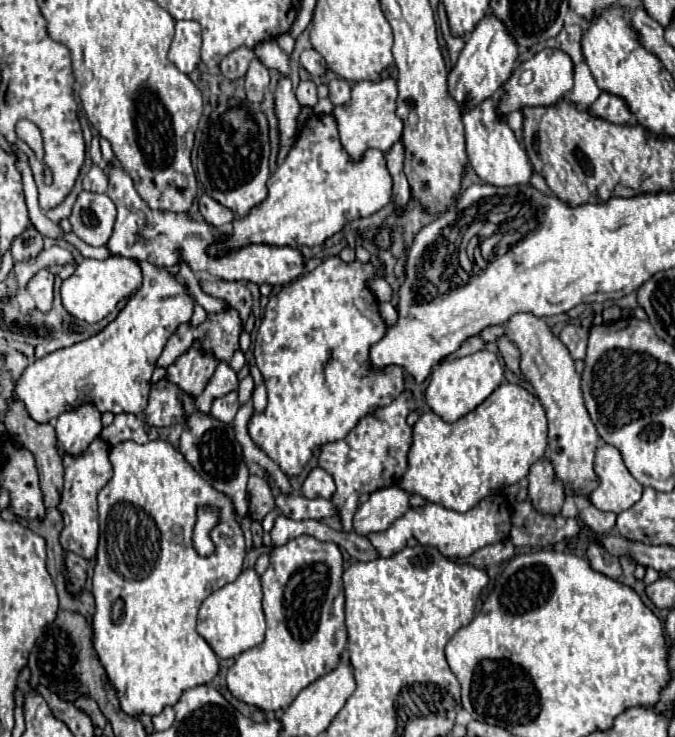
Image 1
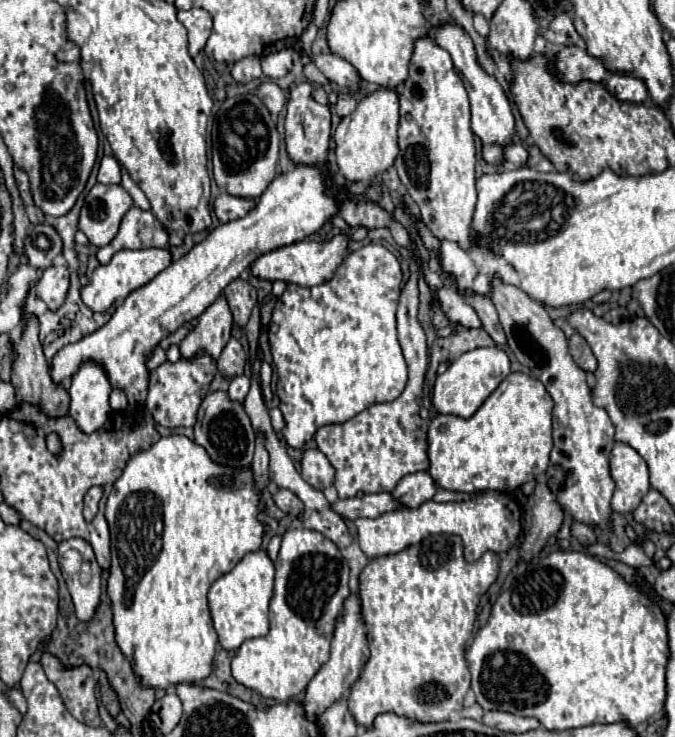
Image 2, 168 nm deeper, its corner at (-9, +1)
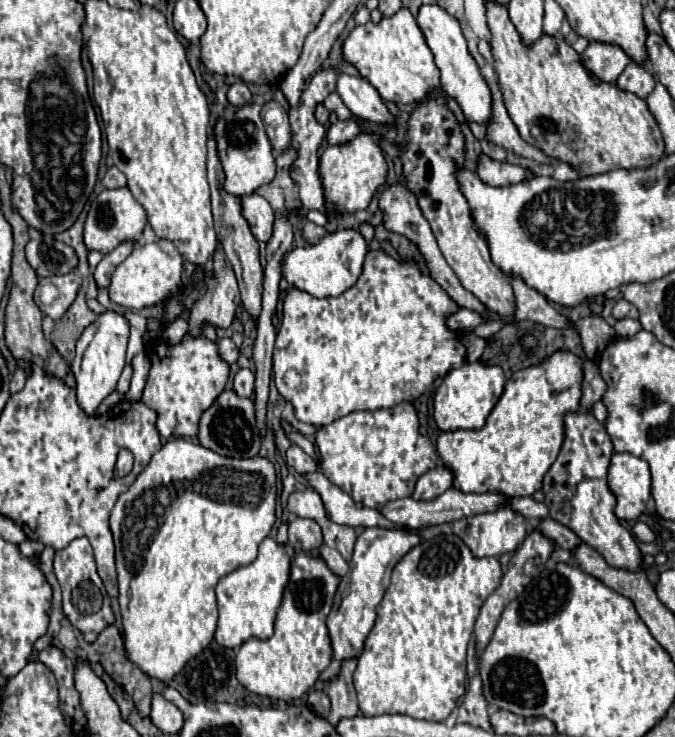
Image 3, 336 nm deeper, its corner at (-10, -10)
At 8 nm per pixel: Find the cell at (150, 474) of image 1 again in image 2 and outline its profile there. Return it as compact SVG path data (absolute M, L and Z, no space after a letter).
M184 435L162 437L150 449L138 451L136 455L130 457L122 475L116 479L114 489L106 501L106 521L110 525L110 535L112 535L112 545L110 545L112 547L112 565L110 565L110 577L108 577L108 597L112 601L112 613L114 613L116 645L120 647L124 657L130 661L132 671L144 689L148 689L148 687L168 689L168 687L176 687L180 683L198 683L198 681L210 677L210 673L214 671L214 653L218 647L218 635L216 635L212 621L210 621L206 595L210 591L210 585L218 577L222 577L222 573L228 573L230 569L234 569L234 565L238 561L242 561L242 557L246 553L254 553L260 549L264 529L258 521L258 499L260 499L260 495L254 491L254 479L252 479L250 469L238 471L238 469L216 465L200 445L196 445L194 441L190 441Z

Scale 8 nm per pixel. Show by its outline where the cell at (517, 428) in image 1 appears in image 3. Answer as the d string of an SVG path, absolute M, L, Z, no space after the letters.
M557 350L539 364L533 364L529 368L517 370L509 382L505 384L505 392L499 398L497 406L493 408L491 416L487 418L487 424L479 430L457 430L457 432L443 432L437 440L437 450L441 454L441 460L447 468L455 472L453 486L461 492L503 492L511 498L517 496L531 496L533 492L541 490L543 476L555 462L559 448L565 438L565 426L563 418L567 412L579 410L581 400L581 382L583 382L583 364L585 358L569 352L569 350Z

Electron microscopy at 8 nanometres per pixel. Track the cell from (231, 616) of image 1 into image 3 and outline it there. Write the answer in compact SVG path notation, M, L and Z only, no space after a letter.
M267 536L259 544L259 556L249 566L237 568L223 576L215 588L219 604L219 622L215 640L225 648L239 648L249 638L269 638L273 634L273 622L277 608L281 606L283 590L291 572L291 556L287 548L275 538Z

